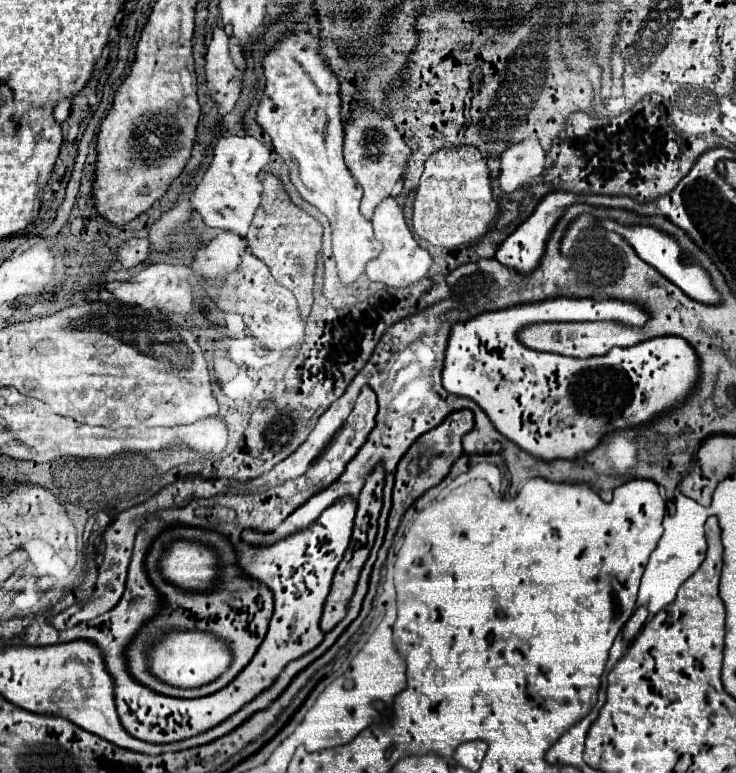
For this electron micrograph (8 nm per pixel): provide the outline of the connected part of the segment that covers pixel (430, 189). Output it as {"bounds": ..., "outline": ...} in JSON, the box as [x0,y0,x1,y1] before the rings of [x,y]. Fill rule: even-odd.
{"bounds":[413,148,497,248],"outline":[[[443,148],[425,162],[415,202],[413,202],[413,230],[419,238],[441,248],[471,244],[483,238],[497,216],[497,202],[493,202],[489,168],[485,158],[475,148]]]}

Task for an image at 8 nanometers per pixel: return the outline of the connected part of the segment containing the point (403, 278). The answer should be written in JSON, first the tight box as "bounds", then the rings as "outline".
{"bounds":[367,198,431,288],"outline":[[[385,198],[377,208],[375,208],[375,214],[373,214],[373,230],[375,230],[375,238],[383,244],[383,250],[377,258],[369,260],[367,264],[367,276],[369,280],[373,282],[381,282],[385,286],[391,286],[391,288],[409,288],[413,286],[415,282],[419,282],[431,268],[431,256],[427,250],[423,250],[411,230],[407,228],[407,222],[405,222],[405,216],[401,212],[401,208],[397,206],[397,202],[393,198]]]}

